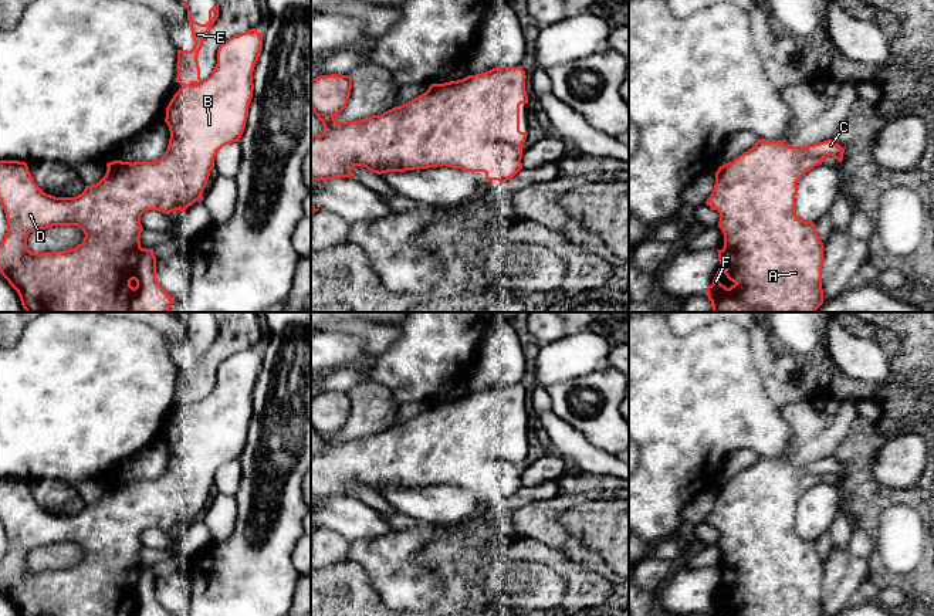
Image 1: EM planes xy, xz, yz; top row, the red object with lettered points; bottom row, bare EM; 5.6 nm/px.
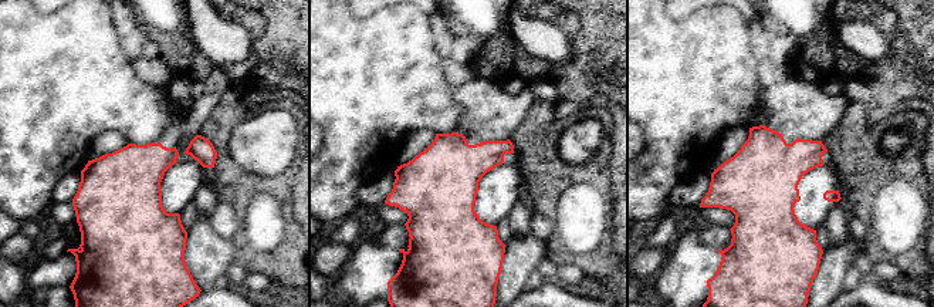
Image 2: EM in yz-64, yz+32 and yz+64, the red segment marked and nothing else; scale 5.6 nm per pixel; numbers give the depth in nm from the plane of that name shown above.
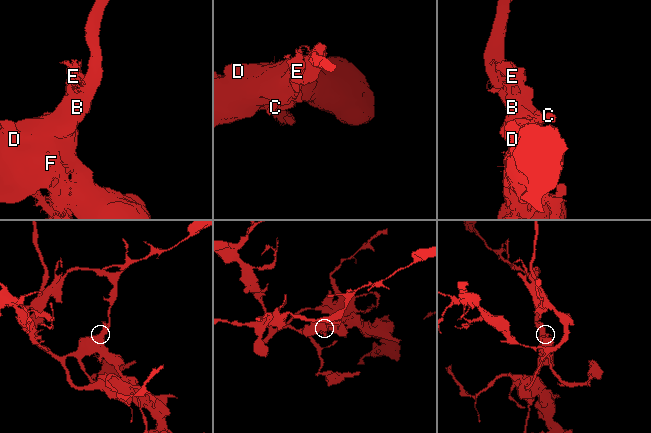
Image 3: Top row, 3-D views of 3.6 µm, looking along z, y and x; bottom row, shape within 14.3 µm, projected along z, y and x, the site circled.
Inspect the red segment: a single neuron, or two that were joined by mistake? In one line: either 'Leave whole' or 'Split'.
Split

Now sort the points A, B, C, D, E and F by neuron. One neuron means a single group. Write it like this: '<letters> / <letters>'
A C D E F / B

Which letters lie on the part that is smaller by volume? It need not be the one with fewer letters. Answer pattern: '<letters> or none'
B

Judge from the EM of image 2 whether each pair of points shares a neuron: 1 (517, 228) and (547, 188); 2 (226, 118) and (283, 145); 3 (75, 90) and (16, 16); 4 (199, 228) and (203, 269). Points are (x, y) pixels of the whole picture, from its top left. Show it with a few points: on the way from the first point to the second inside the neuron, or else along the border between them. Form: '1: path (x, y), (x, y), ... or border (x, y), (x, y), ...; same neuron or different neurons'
1: border (527, 198), (534, 209); different neurons
2: border (263, 108), (233, 130), (229, 142), (230, 157); different neurons
3: path (57, 71), (20, 34); same neuron
4: path (202, 238), (203, 259); same neuron

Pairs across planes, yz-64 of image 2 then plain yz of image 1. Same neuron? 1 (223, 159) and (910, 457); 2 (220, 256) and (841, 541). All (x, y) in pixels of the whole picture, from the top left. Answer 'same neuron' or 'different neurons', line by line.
1: different neurons
2: different neurons

